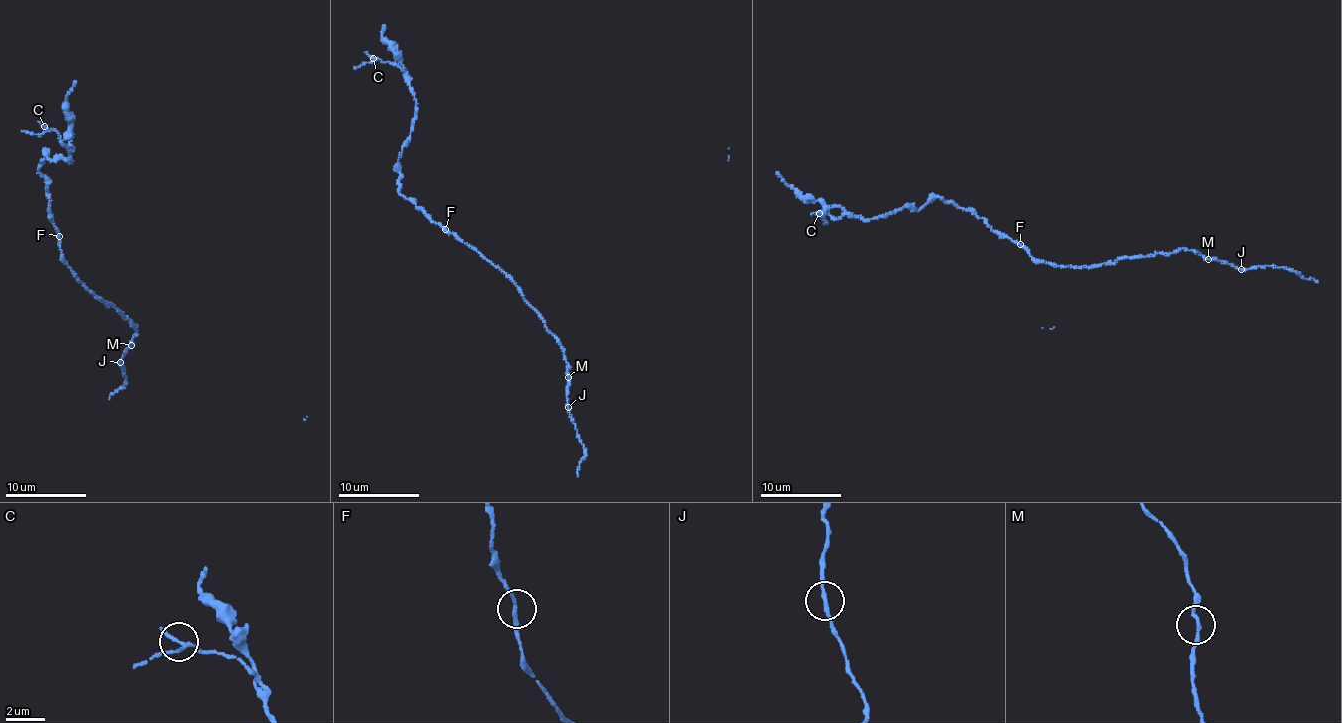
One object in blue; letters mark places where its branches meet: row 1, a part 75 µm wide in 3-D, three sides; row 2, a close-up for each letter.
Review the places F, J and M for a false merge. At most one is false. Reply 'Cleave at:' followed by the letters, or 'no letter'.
Cleave at: no letter

